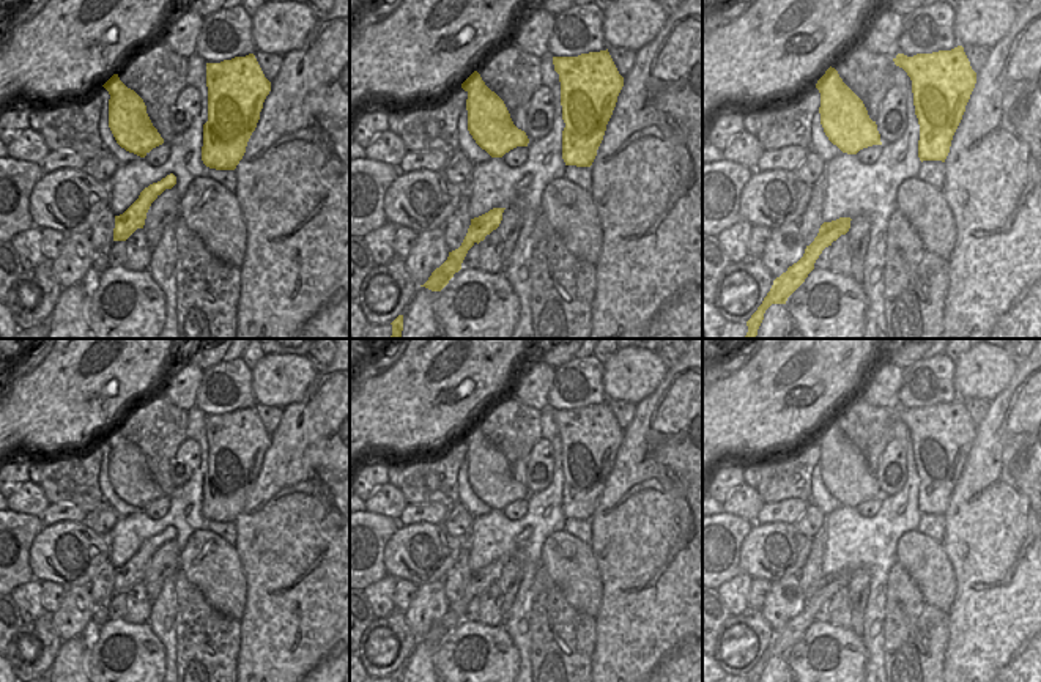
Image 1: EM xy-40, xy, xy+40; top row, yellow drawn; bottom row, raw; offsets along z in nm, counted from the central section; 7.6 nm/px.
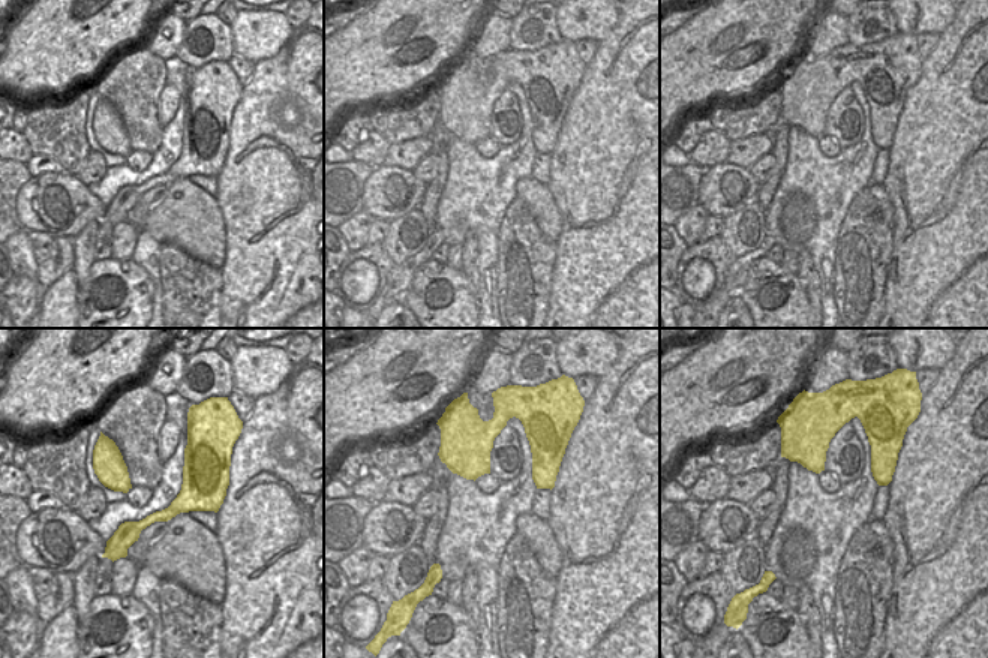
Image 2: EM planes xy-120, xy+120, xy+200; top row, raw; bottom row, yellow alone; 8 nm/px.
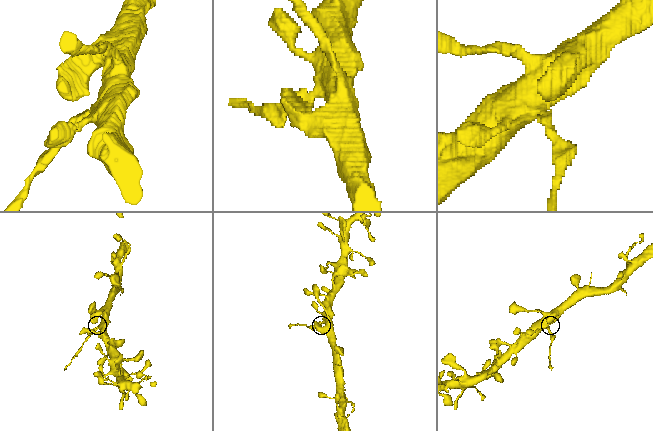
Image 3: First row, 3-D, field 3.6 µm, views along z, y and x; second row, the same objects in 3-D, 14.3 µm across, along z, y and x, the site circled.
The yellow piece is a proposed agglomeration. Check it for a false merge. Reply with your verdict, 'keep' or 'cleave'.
cleave

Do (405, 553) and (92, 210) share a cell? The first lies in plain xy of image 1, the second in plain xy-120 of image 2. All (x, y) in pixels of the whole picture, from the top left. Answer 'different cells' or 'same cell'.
same cell

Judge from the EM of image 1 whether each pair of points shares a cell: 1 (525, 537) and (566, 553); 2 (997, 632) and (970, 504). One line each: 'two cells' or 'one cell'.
1: two cells
2: one cell

